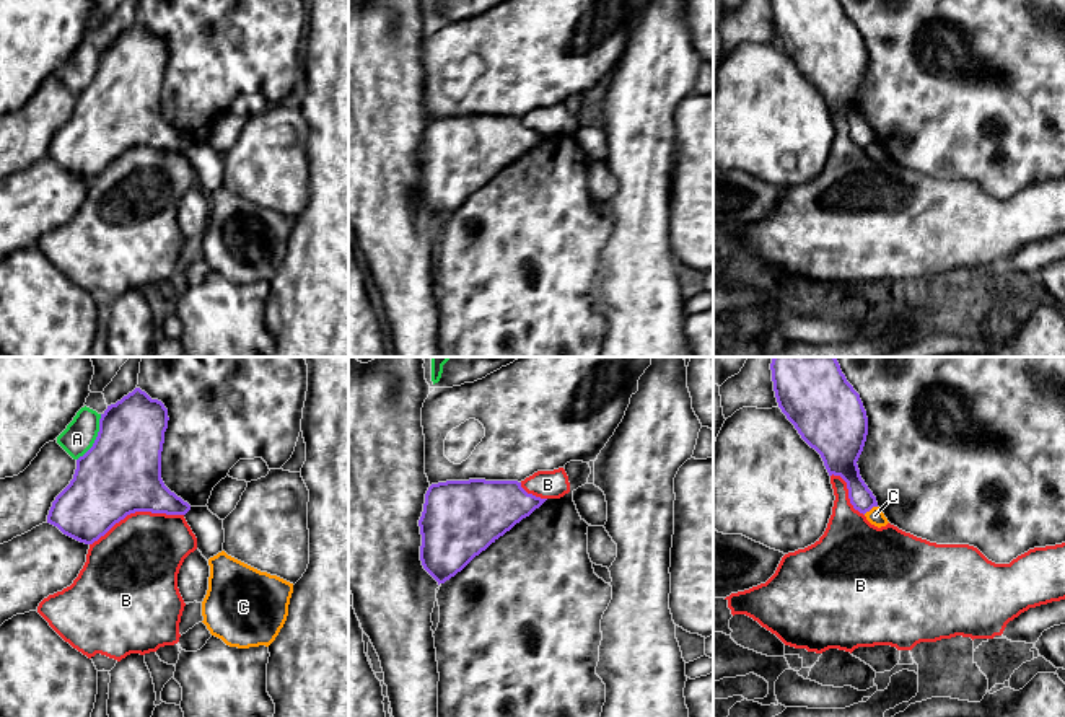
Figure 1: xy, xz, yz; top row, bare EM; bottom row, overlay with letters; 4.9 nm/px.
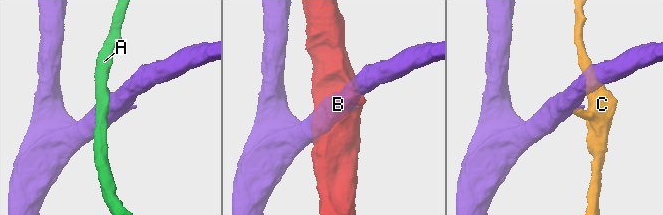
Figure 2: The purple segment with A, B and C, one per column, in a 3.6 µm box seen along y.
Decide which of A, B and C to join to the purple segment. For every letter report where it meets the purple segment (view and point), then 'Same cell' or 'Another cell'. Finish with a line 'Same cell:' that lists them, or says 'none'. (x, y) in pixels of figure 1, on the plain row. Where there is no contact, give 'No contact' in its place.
A: Touches purple at xy (96, 72). Another cell
B: Touches purple at xy (135, 145). Another cell
C: Touches purple at yz (870, 144). Another cell
Same cell: none

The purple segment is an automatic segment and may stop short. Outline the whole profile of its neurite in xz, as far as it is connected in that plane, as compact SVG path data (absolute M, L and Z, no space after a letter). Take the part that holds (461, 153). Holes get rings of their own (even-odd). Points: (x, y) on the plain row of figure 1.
M469 114L432 119L419 155L423 204L438 220L445 218L546 135L528 129L518 116Z

